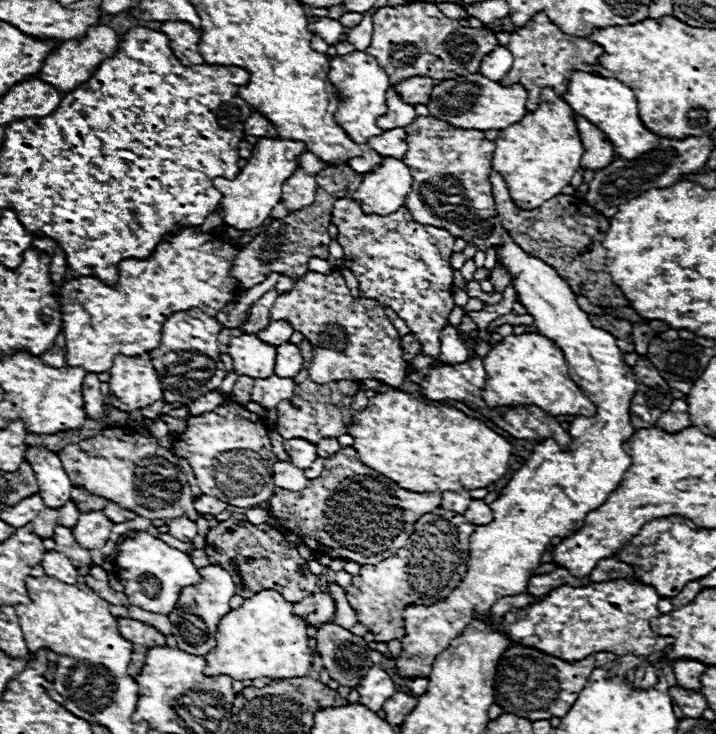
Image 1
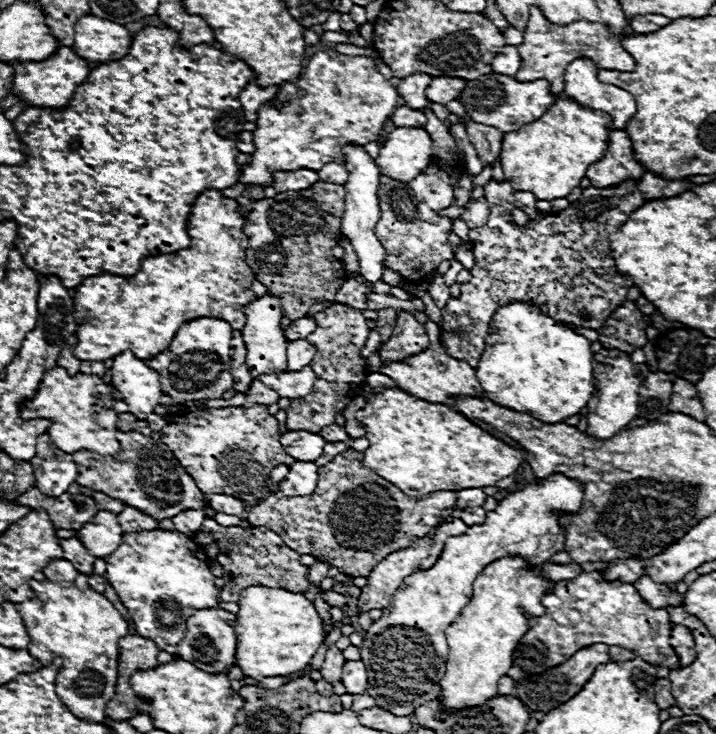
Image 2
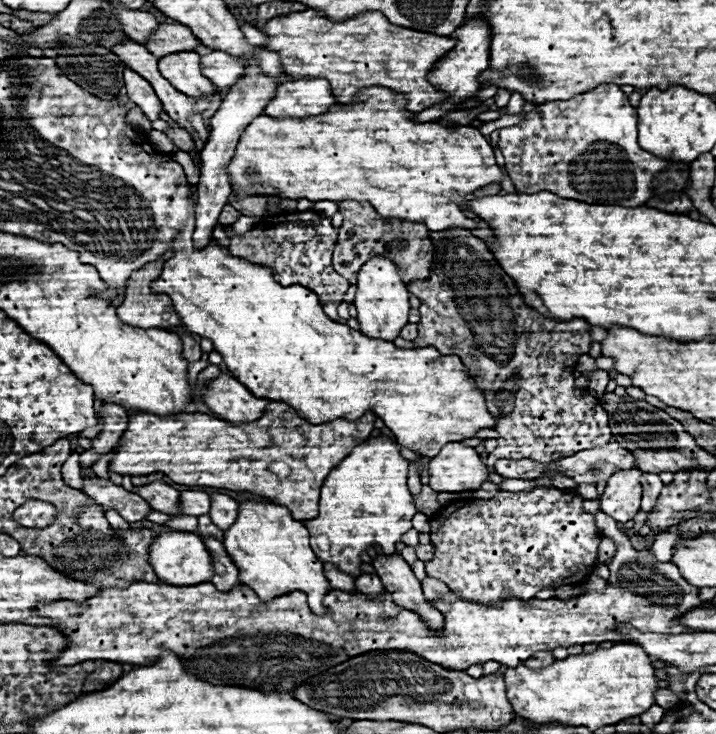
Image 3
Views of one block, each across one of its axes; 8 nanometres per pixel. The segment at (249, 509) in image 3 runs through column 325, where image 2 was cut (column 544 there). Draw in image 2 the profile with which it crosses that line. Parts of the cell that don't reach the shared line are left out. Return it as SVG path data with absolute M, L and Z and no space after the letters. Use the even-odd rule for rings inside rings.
M524 558L494 560L474 580L470 604L446 630L450 656L442 678L440 700L446 708L466 708L488 702L498 692L498 680L512 666L512 654L520 638L528 632L528 618L522 612L544 614L542 596L552 592L554 582L544 578L542 570L532 568Z

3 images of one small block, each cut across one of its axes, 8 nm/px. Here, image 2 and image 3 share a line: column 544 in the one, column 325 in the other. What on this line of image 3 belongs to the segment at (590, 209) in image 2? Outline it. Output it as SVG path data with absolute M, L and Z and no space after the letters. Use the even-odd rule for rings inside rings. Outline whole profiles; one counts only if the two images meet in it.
M286 212L278 216L268 216L260 220L250 232L242 236L230 238L230 254L236 258L244 258L250 264L268 266L274 272L274 280L282 286L300 284L314 294L318 294L318 300L324 308L324 312L338 320L336 308L342 302L342 296L346 294L350 282L336 274L330 266L332 252L338 240L338 230L332 228L332 220L320 216L318 212Z

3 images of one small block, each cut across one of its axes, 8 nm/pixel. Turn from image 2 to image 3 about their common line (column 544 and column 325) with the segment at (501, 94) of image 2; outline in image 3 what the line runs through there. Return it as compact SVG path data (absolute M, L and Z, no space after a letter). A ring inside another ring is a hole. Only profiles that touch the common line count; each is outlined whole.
M292 80L278 86L276 98L264 114L272 118L310 118L328 112L336 104L326 80Z

